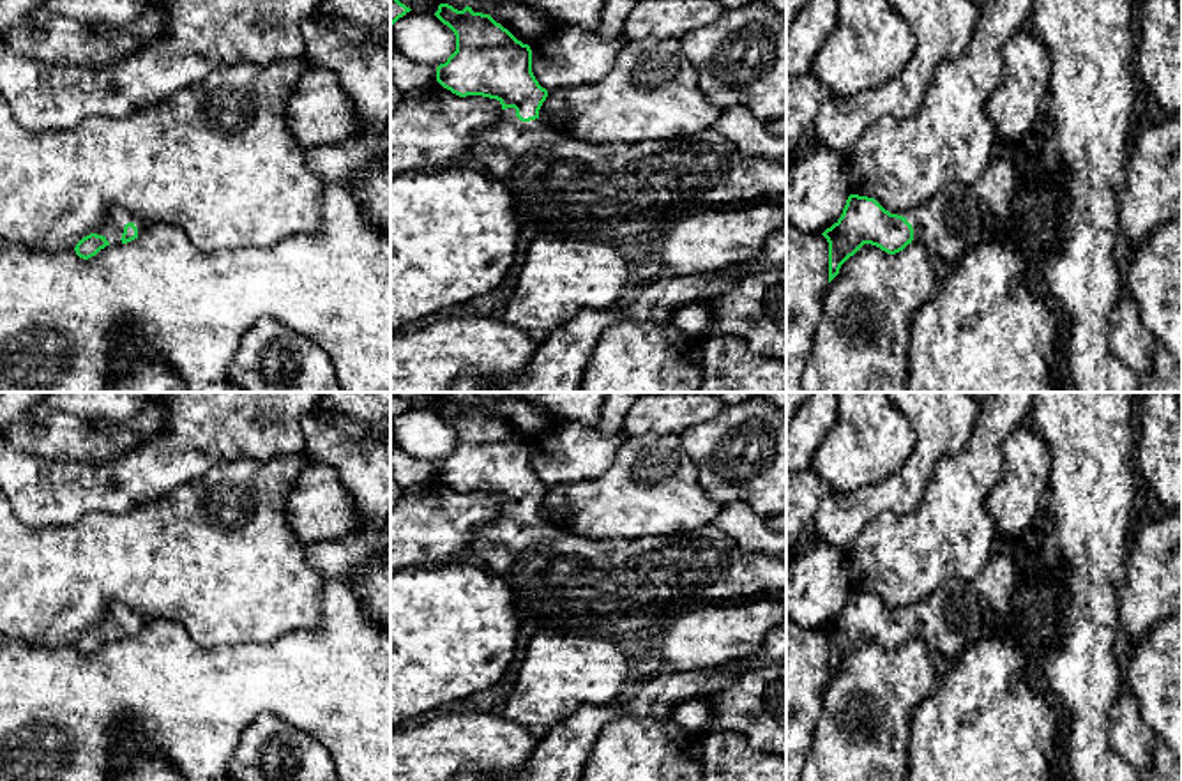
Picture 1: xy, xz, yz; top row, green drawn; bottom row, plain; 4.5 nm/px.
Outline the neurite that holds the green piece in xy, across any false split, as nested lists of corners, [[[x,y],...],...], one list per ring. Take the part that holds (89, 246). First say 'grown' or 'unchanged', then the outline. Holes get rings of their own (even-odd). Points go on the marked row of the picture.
grown; [[[115,205],[95,230],[76,244],[74,251],[80,258],[88,260],[110,244],[127,244],[138,239],[147,226],[141,217]]]

